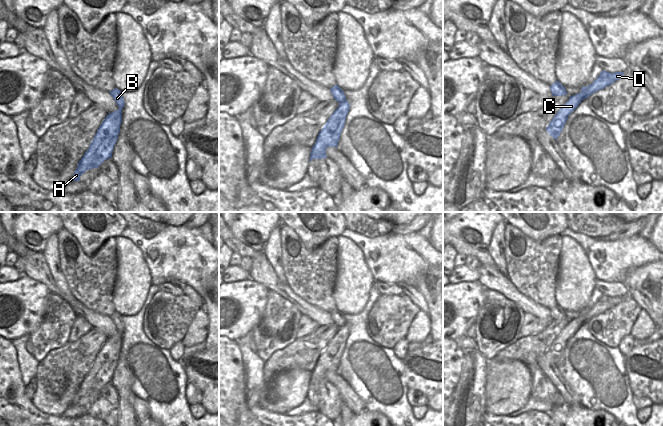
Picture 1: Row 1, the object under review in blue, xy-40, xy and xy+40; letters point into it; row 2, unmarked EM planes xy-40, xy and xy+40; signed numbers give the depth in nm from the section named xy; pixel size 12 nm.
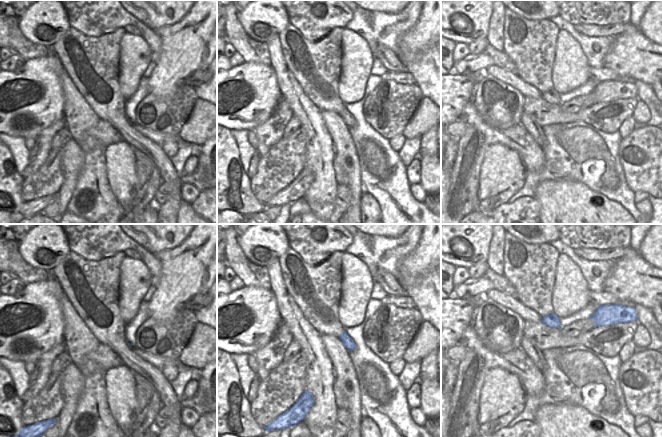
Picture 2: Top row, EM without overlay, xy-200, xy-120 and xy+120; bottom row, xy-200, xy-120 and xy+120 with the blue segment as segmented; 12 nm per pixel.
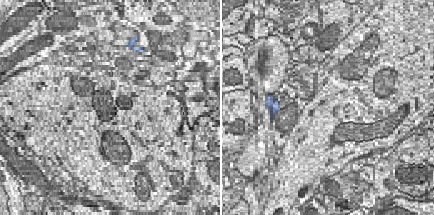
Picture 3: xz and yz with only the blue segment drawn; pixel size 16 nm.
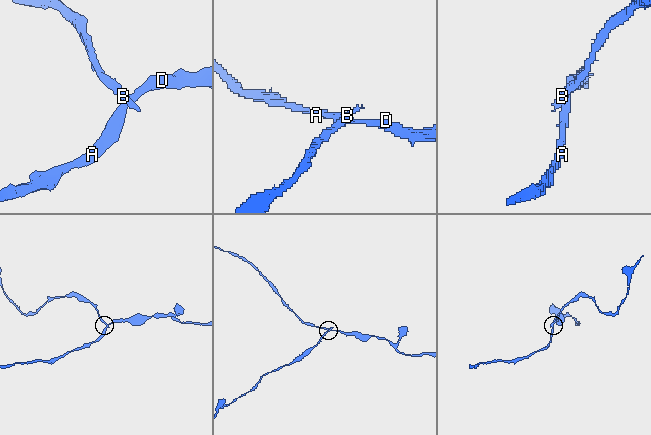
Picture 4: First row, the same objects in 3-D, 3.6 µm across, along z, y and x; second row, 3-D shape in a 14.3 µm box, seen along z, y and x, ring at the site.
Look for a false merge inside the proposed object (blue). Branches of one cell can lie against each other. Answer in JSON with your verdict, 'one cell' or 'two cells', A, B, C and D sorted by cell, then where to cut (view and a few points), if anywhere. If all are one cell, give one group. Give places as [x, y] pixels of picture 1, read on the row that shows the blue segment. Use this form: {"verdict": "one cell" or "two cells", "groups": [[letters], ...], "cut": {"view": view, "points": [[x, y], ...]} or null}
{"verdict": "two cells", "groups": [["A", "C", "D"], ["B"]], "cut": {"view": "xy", "points": [[345, 99], [340, 104]]}}

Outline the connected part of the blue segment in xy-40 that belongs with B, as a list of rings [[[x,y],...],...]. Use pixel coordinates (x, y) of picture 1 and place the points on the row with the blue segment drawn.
[[[115,88],[112,91],[110,91],[109,93],[111,94],[113,99],[117,103],[118,107],[120,109],[123,109],[125,102],[124,102],[124,98],[122,96],[122,92],[119,89]]]

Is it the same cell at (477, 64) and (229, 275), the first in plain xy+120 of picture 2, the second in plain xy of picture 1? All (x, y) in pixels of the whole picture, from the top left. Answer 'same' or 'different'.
same

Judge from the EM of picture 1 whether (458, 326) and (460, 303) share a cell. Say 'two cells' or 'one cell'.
one cell

